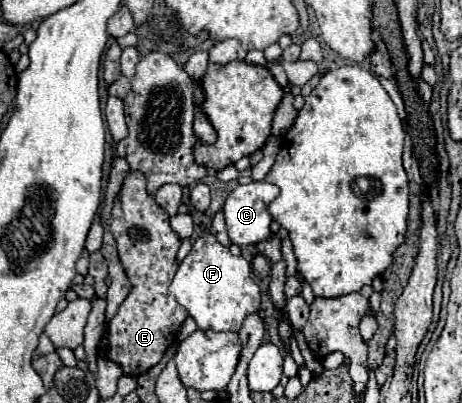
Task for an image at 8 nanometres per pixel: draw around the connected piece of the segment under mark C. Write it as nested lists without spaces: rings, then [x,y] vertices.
[[[252,181],[248,185],[238,185],[228,195],[222,211],[224,211],[224,219],[226,219],[228,237],[234,245],[254,245],[272,235],[272,231],[270,231],[272,215],[270,215],[268,207],[276,197],[278,197],[278,187],[268,181],[258,181],[258,183]]]

